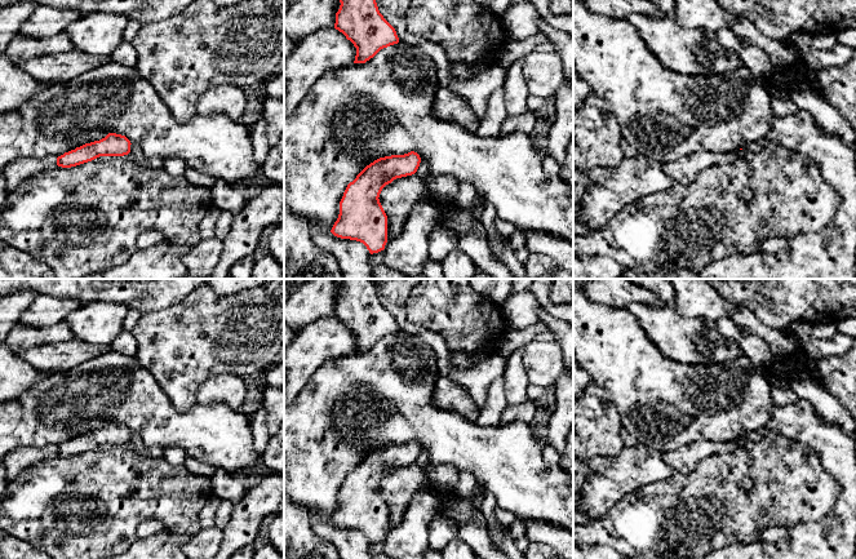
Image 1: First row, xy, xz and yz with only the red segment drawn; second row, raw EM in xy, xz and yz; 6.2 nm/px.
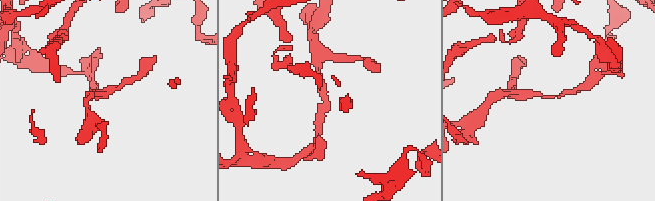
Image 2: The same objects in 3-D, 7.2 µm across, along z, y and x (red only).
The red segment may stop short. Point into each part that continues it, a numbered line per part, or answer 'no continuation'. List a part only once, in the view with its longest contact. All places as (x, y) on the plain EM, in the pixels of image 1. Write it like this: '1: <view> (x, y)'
no continuation

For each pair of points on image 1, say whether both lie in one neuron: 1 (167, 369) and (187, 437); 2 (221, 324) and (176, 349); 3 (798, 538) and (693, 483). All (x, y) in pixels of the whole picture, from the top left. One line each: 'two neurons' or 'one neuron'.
1: two neurons
2: one neuron
3: two neurons

